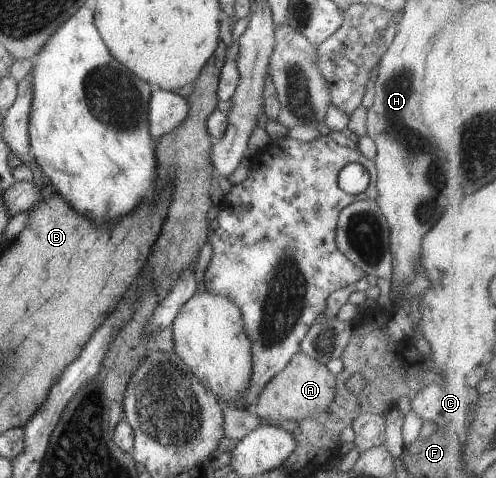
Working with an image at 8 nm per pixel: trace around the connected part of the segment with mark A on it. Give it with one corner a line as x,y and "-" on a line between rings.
298,352
261,389
255,415
271,425
277,425
279,421
297,421
315,416
327,410
335,394
335,385
335,376
326,369
325,365
320,365
315,359

